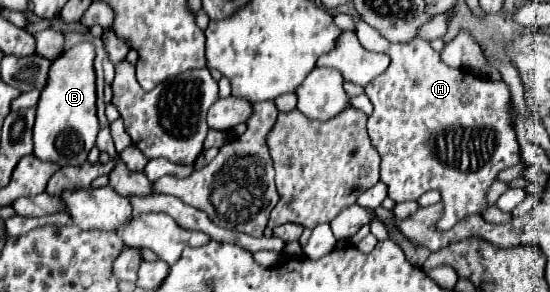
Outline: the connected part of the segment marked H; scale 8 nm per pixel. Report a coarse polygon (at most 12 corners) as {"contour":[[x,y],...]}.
{"contour":[[389,43],[365,87],[381,181],[439,189],[443,231],[521,161],[509,85]]}

